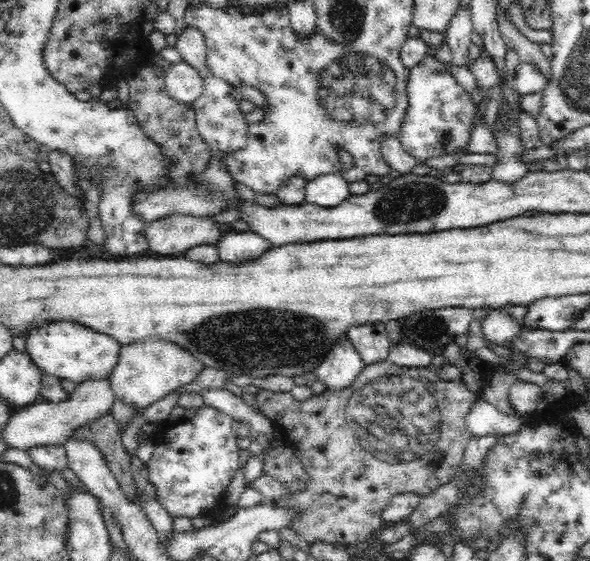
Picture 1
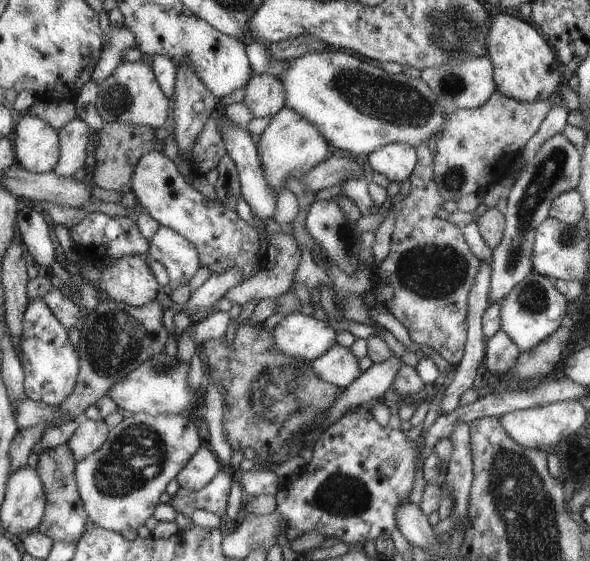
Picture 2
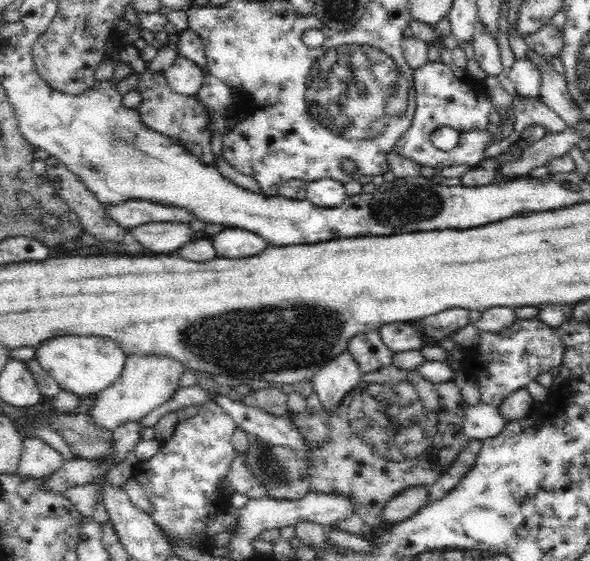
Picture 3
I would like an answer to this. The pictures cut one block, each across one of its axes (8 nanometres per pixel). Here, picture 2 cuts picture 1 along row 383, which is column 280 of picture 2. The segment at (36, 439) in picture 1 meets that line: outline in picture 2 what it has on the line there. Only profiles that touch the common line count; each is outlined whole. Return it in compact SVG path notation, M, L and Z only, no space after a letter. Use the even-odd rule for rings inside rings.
M261 73L250 76L245 83L242 104L249 108L255 117L272 117L285 104L285 92L281 80L275 75Z

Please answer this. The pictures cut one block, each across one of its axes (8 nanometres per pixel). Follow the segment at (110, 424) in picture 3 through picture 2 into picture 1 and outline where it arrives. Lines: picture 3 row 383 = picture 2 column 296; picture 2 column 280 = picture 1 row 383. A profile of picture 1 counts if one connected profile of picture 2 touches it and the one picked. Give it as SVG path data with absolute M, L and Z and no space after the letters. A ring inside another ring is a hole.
M148 339L120 347L119 360L108 379L114 401L118 400L133 412L147 409L181 385L190 384L205 368L183 347L162 339Z

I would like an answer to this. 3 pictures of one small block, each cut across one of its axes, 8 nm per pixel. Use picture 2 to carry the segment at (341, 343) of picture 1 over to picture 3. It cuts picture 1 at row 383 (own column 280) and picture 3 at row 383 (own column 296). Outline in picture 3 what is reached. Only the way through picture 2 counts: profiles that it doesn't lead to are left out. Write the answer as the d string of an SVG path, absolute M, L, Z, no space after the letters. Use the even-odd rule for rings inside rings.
M347 352L324 365L311 380L322 409L332 411L340 406L343 398L355 389L363 375L352 356Z

